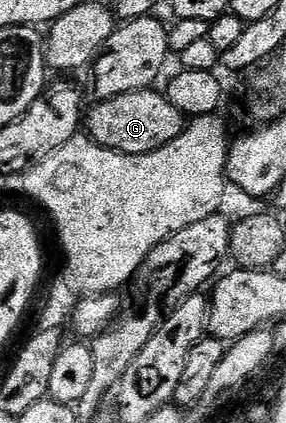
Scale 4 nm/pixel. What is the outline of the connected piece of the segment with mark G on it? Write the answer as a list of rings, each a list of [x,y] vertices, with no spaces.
[[[162,90],[134,91],[121,97],[101,99],[85,111],[85,131],[100,147],[120,151],[122,155],[153,153],[183,132],[185,116],[175,108]]]

